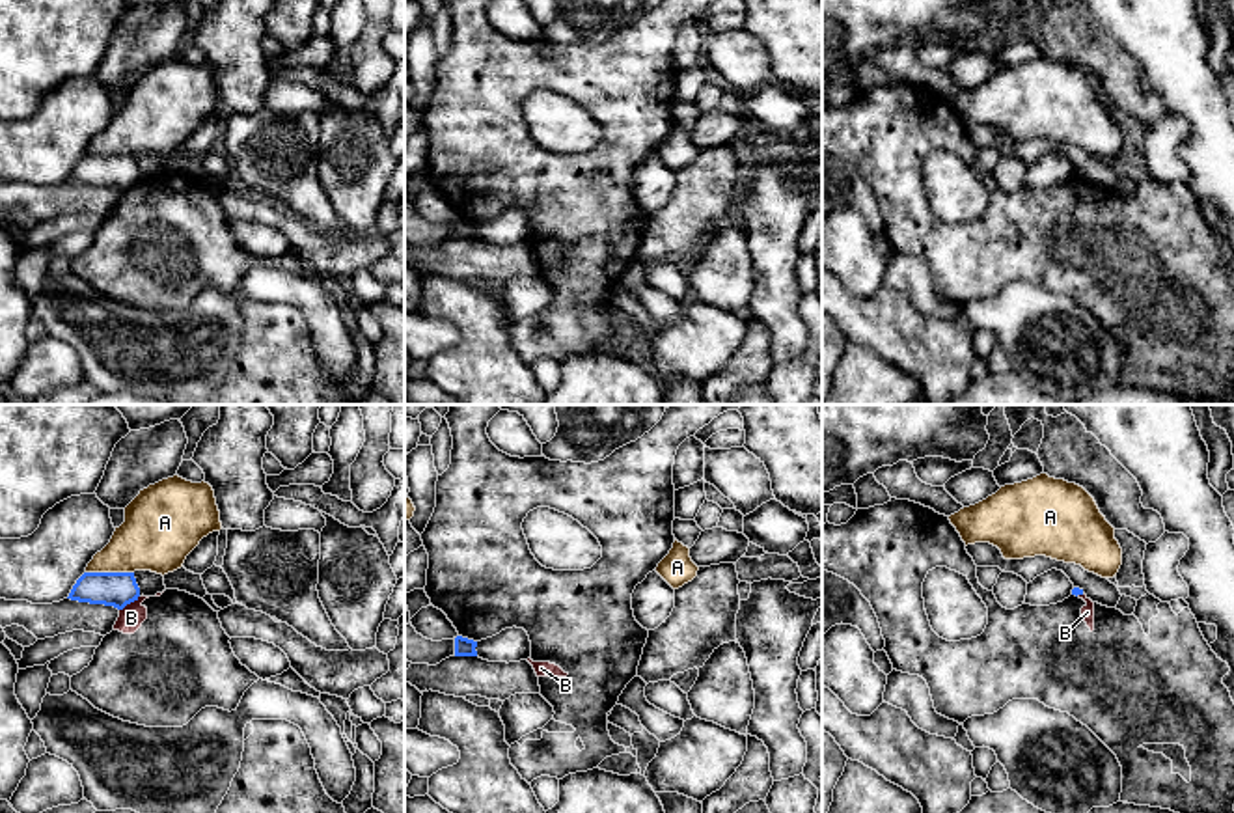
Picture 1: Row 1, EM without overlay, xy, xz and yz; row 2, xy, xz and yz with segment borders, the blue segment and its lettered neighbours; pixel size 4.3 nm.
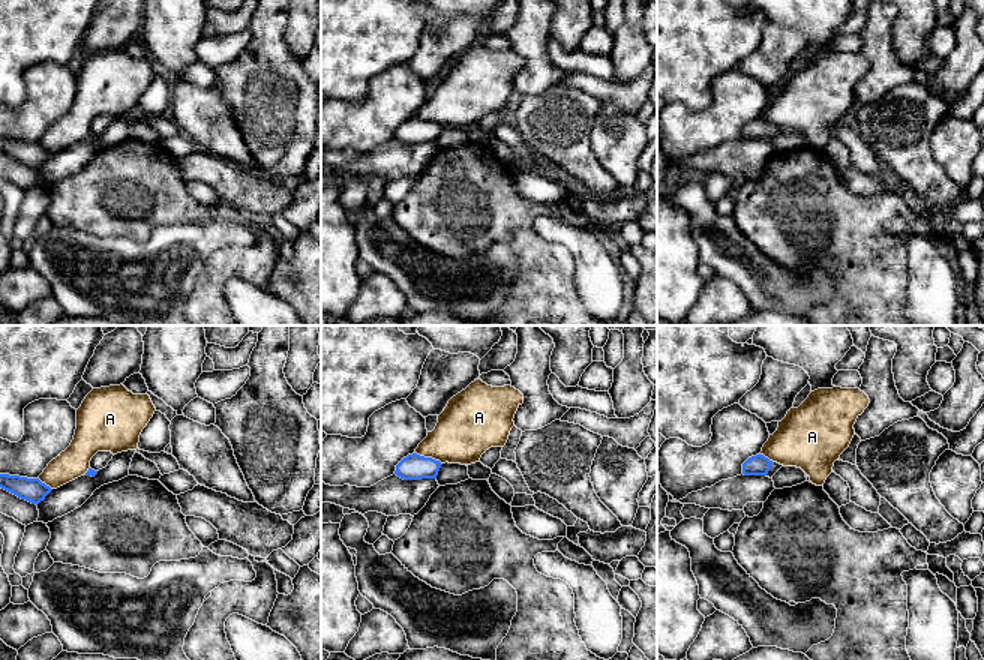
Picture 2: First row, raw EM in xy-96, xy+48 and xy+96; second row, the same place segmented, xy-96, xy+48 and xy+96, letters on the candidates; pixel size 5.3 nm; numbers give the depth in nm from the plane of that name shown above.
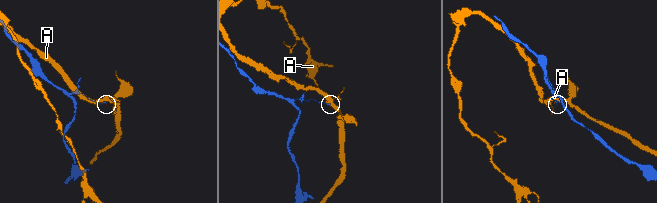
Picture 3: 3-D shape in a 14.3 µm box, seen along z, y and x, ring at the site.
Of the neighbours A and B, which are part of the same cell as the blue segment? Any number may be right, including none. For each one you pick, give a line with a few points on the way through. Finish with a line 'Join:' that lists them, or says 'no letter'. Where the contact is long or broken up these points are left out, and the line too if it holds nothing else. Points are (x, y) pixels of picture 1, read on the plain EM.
Join: no letter

